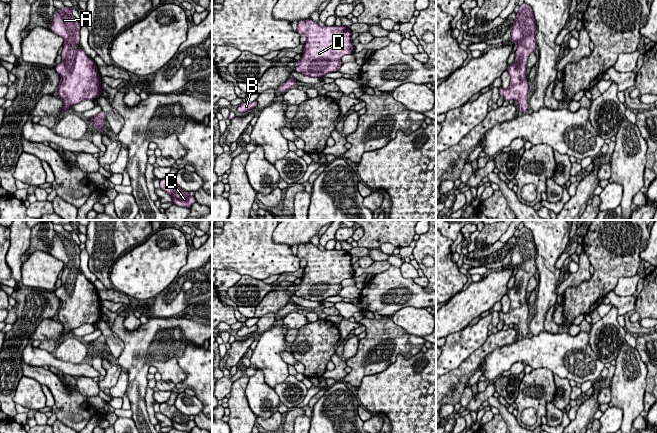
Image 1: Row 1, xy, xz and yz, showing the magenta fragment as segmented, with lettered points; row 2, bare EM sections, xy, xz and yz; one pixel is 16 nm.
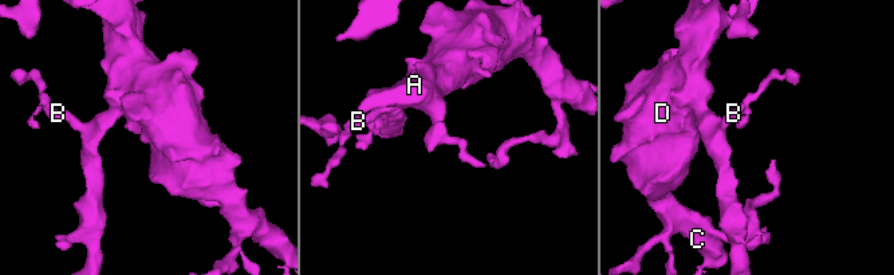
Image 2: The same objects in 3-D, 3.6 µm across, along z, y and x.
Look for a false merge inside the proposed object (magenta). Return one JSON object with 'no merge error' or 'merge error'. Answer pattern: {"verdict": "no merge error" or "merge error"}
{"verdict": "no merge error"}

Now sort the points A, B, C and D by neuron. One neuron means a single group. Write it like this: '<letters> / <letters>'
A B C D

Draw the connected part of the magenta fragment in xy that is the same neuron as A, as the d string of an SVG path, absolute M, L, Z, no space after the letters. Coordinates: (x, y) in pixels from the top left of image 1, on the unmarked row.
M66 230L63 233L57 232L53 237L53 247L49 253L64 263L63 275L61 277L61 286L55 290L61 304L58 311L58 318L63 325L63 332L60 339L65 339L72 329L78 328L84 324L96 324L102 318L101 300L98 297L97 289L83 273L73 274L73 269L80 269L79 245L73 240L72 232Z

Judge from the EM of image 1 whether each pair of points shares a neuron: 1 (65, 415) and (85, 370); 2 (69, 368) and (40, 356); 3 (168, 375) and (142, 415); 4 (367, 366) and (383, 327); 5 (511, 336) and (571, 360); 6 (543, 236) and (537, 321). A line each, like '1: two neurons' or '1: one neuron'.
1: two neurons
2: one neuron
3: one neuron
4: one neuron
5: two neurons
6: one neuron

